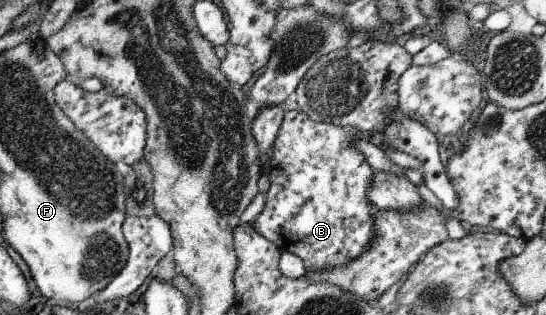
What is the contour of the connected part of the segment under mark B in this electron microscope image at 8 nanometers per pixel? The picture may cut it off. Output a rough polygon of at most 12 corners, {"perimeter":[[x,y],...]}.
{"perimeter":[[285,113],[256,232],[307,272],[376,239],[374,168]]}

